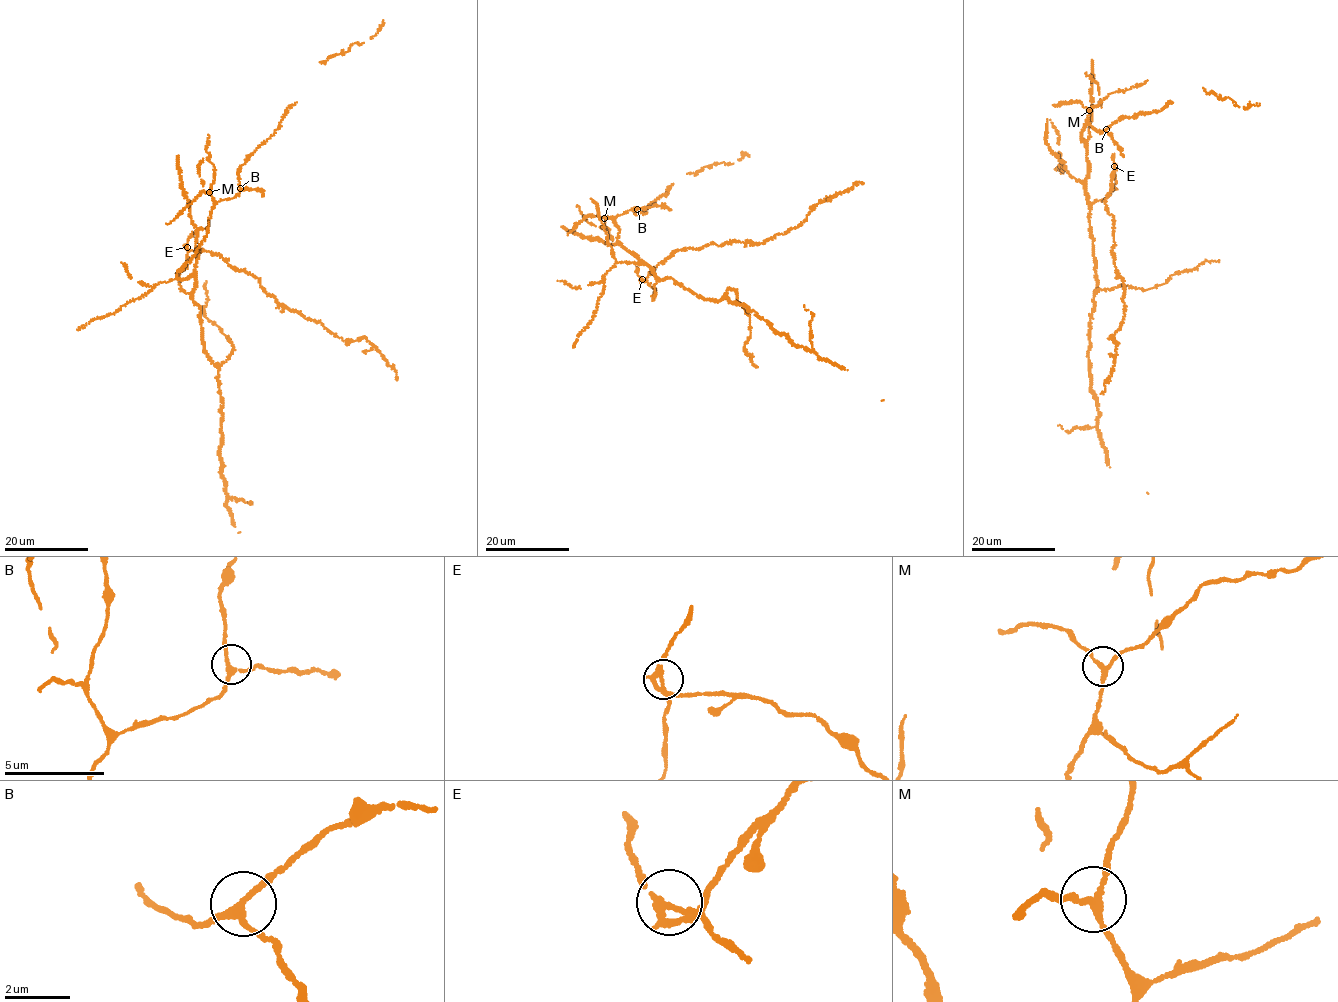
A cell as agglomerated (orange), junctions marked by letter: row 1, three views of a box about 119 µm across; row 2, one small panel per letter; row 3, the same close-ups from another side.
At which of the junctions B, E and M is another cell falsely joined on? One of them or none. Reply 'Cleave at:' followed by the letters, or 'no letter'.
Cleave at: E

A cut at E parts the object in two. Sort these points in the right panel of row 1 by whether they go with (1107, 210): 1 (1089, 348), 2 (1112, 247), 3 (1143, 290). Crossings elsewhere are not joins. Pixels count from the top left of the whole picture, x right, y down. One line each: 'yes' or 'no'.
1: no
2: yes
3: no

